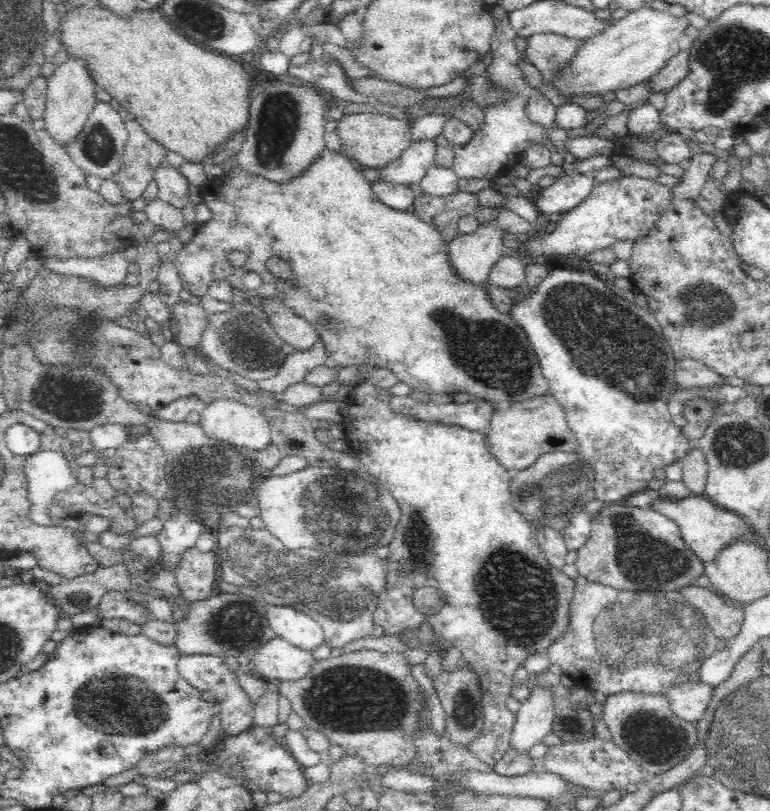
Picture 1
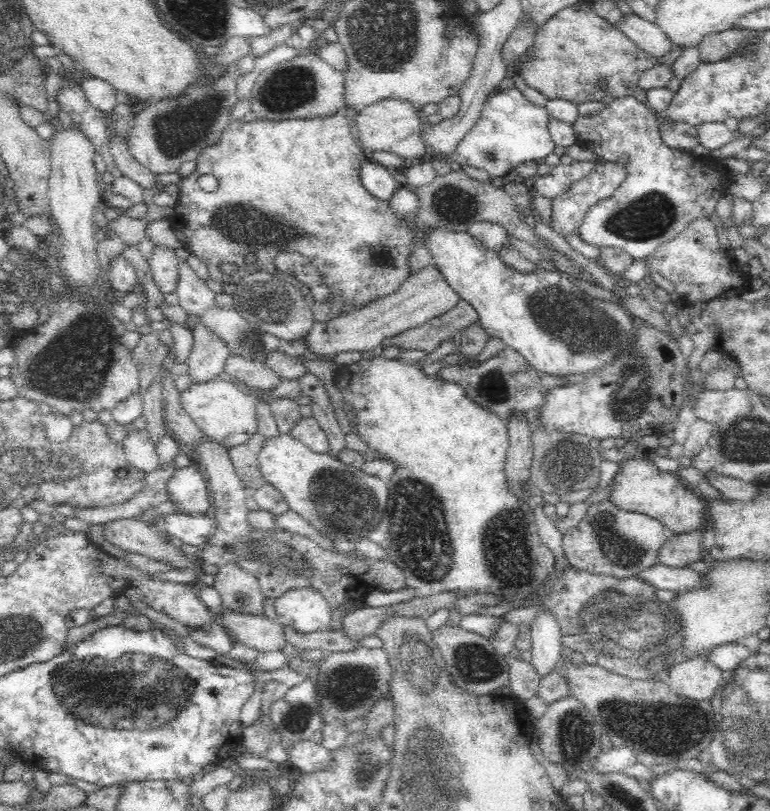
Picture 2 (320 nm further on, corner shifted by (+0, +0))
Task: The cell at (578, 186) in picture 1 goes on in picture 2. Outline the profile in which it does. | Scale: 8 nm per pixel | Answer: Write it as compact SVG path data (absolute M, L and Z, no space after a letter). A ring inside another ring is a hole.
M597 157L595 160L588 161L573 160L568 165L559 163L550 167L549 174L543 176L536 174L536 183L534 184L536 194L554 199L558 194L562 194L564 190L568 190L574 182L590 174L596 168L599 160Z

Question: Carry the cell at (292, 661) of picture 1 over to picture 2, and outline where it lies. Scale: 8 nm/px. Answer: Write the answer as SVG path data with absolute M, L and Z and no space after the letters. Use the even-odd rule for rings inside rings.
M221 604L221 615L216 615L219 624L228 626L237 636L237 642L256 648L262 652L272 652L284 648L286 639L282 635L282 624L263 614L248 614L230 610Z

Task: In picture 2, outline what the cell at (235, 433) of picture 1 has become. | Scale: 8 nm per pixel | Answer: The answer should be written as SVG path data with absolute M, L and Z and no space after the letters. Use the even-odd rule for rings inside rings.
M212 378L208 382L192 382L180 391L183 409L198 429L225 448L244 444L257 430L256 395L251 394L235 382Z

